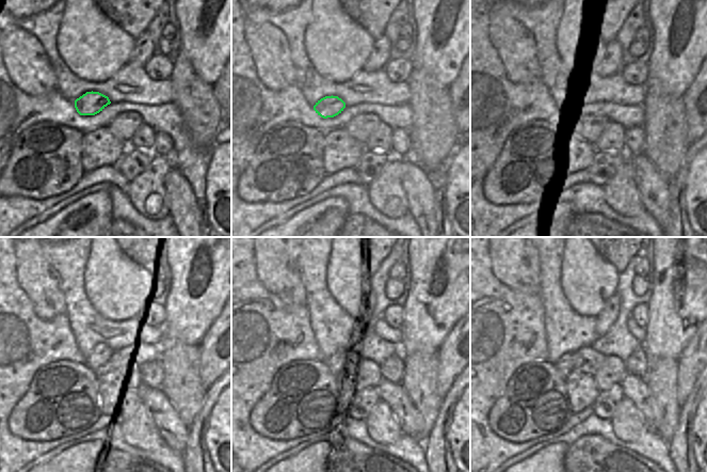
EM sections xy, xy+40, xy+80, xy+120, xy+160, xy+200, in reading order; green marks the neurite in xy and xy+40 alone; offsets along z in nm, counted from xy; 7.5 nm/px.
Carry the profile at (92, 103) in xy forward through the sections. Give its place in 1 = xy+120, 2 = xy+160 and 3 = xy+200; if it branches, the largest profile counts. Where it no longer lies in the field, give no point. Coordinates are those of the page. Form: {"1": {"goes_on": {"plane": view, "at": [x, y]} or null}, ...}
{"1": {"goes_on": {"plane": "xy+120", "at": [101, 354]}}, "2": {"goes_on": {"plane": "xy+160", "at": [334, 361]}}, "3": {"goes_on": {"plane": "xy+200", "at": [563, 365]}}}

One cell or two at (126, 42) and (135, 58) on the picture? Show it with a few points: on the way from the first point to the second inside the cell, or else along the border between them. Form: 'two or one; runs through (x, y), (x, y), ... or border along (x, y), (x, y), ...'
two; border along (134, 41), (134, 47), (128, 62)

